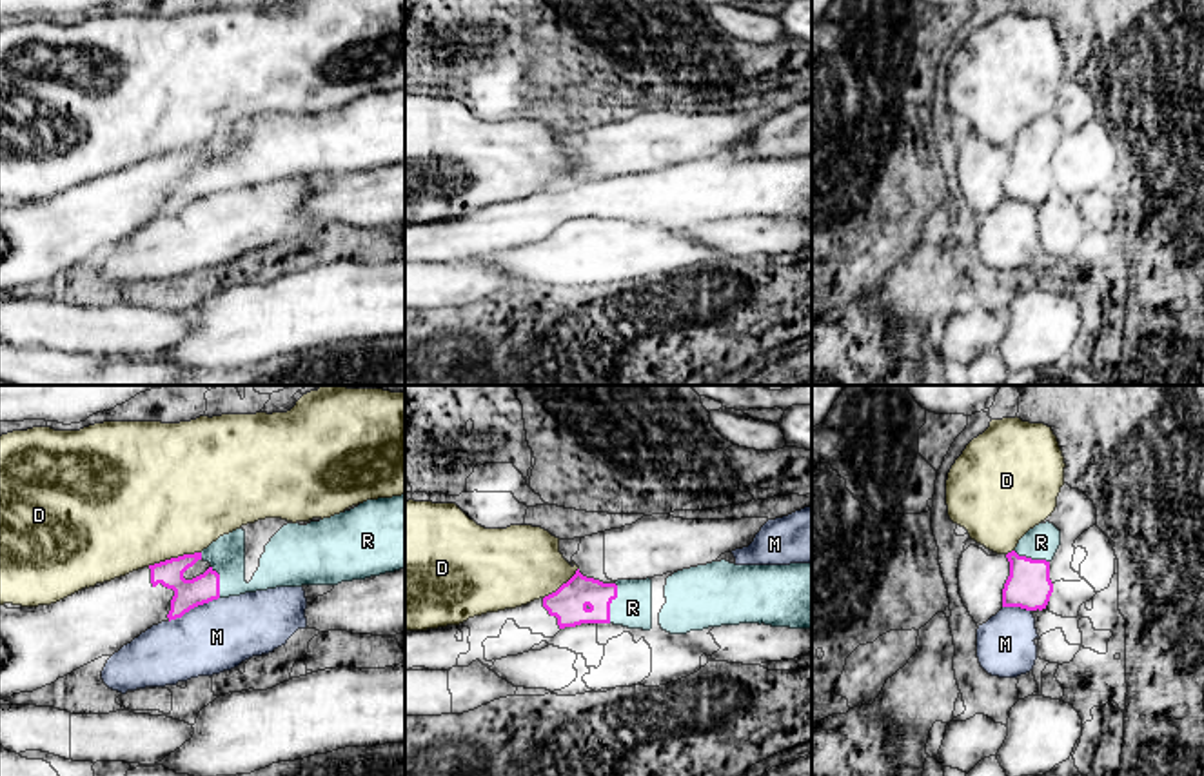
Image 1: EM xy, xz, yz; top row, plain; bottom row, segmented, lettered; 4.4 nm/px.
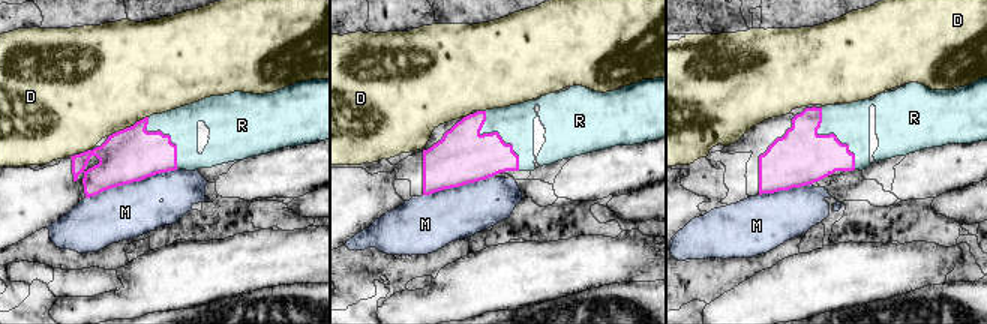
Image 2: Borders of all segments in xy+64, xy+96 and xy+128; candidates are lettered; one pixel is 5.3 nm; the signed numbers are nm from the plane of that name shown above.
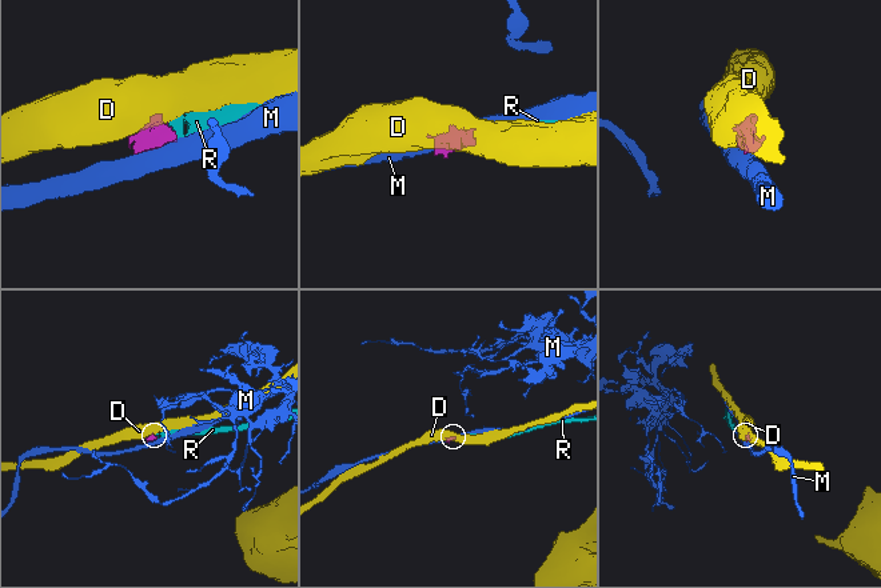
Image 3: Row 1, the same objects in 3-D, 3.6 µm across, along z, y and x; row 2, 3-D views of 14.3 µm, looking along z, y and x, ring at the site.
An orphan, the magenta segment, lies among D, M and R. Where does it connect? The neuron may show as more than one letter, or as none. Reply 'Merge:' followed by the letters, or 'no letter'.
Merge: R

